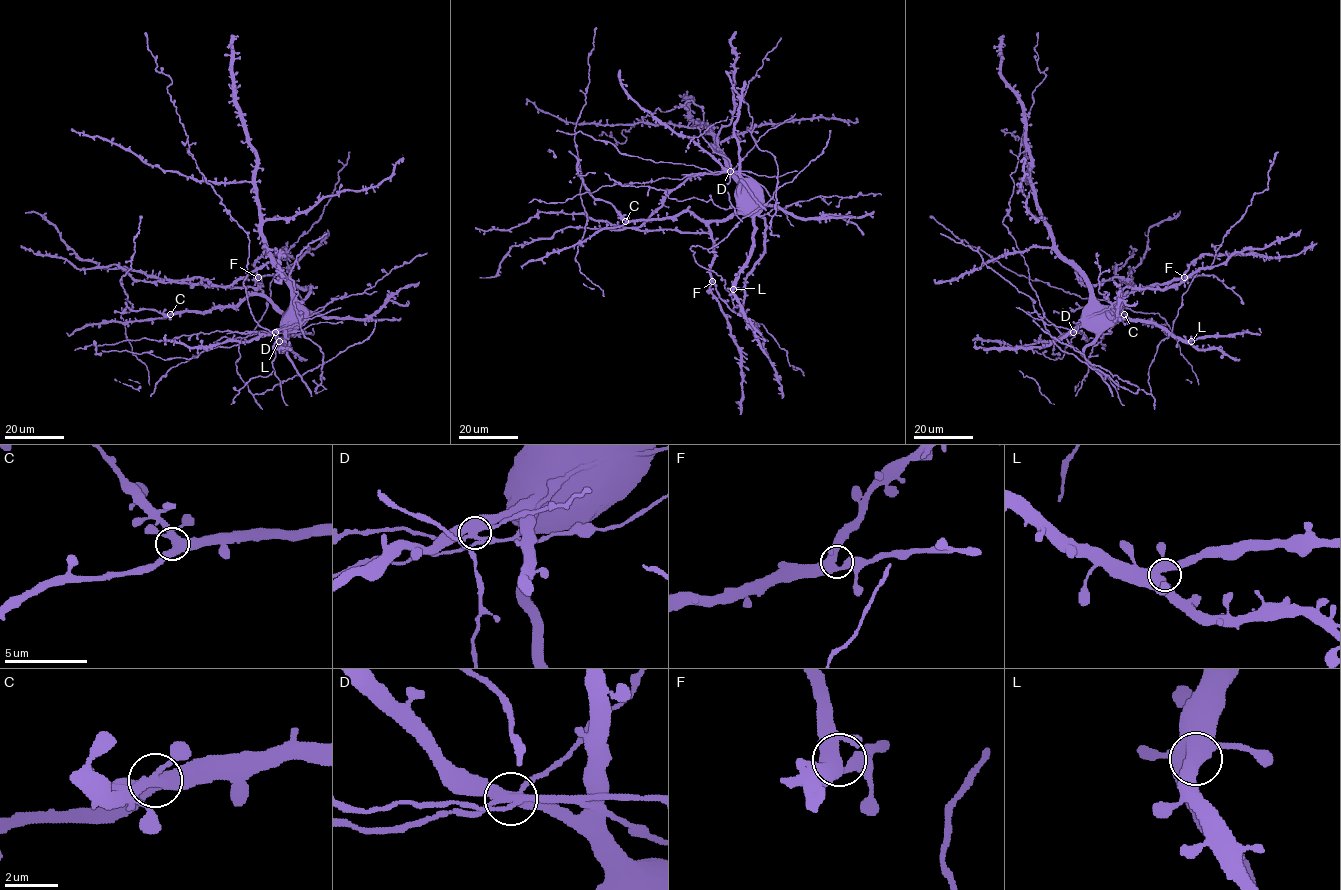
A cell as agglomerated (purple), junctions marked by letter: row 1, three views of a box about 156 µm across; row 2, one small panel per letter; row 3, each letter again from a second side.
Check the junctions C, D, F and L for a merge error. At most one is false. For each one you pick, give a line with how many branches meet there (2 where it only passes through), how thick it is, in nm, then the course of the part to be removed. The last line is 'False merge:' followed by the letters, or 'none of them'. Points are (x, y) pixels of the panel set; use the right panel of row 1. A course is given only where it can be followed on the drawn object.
D: 6 branches meet; 420 nm thick
False merge: D

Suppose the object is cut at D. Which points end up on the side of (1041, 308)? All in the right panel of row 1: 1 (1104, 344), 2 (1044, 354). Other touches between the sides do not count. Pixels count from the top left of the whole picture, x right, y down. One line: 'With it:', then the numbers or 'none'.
With it: none

